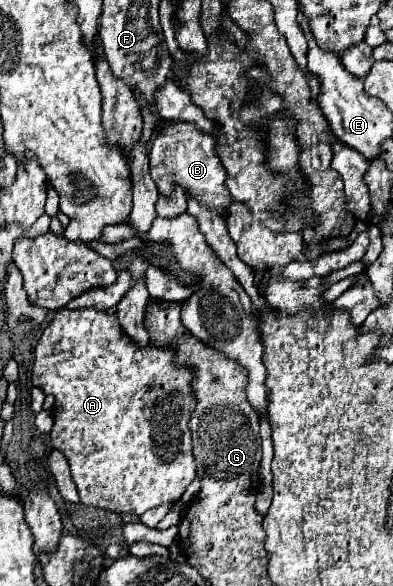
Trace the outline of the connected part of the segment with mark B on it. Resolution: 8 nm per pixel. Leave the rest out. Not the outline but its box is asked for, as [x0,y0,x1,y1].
[149,122,229,210]

